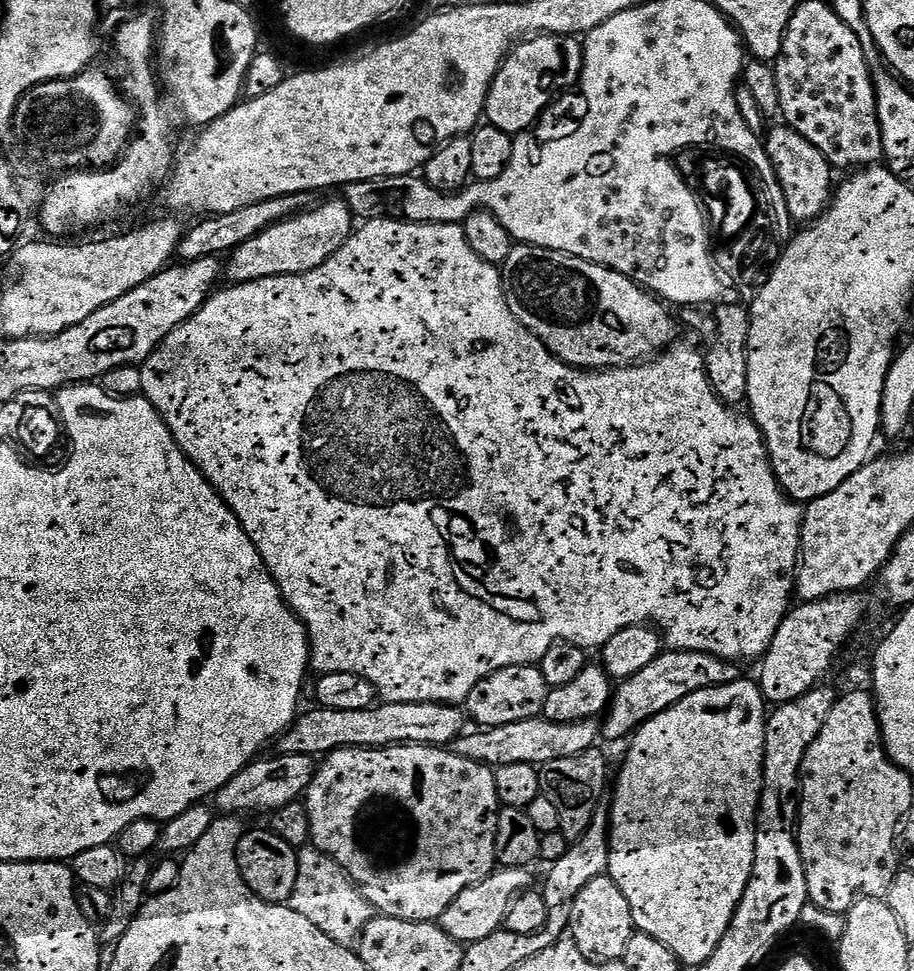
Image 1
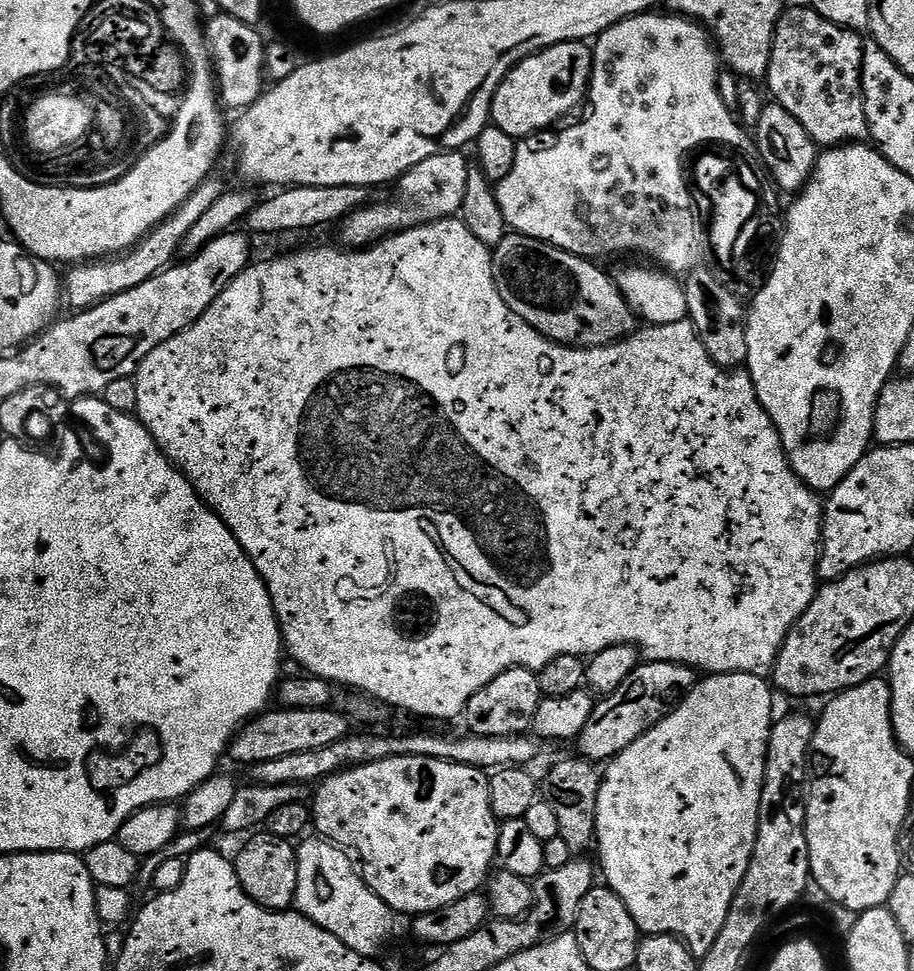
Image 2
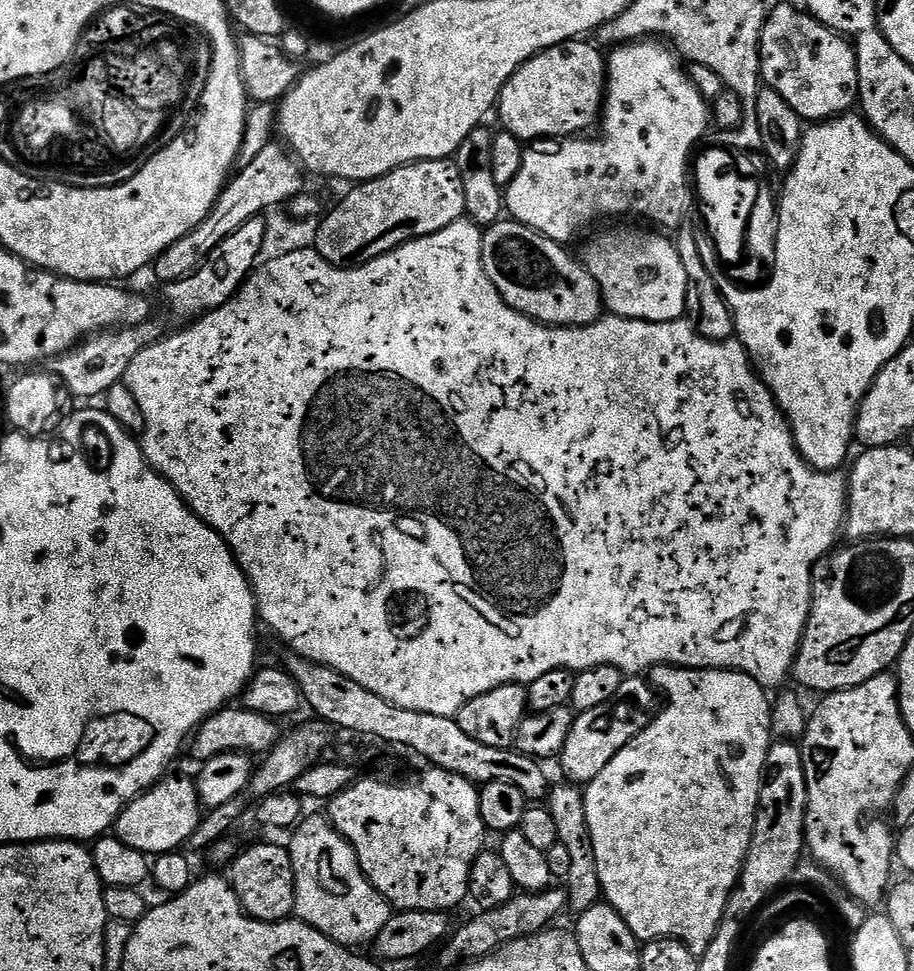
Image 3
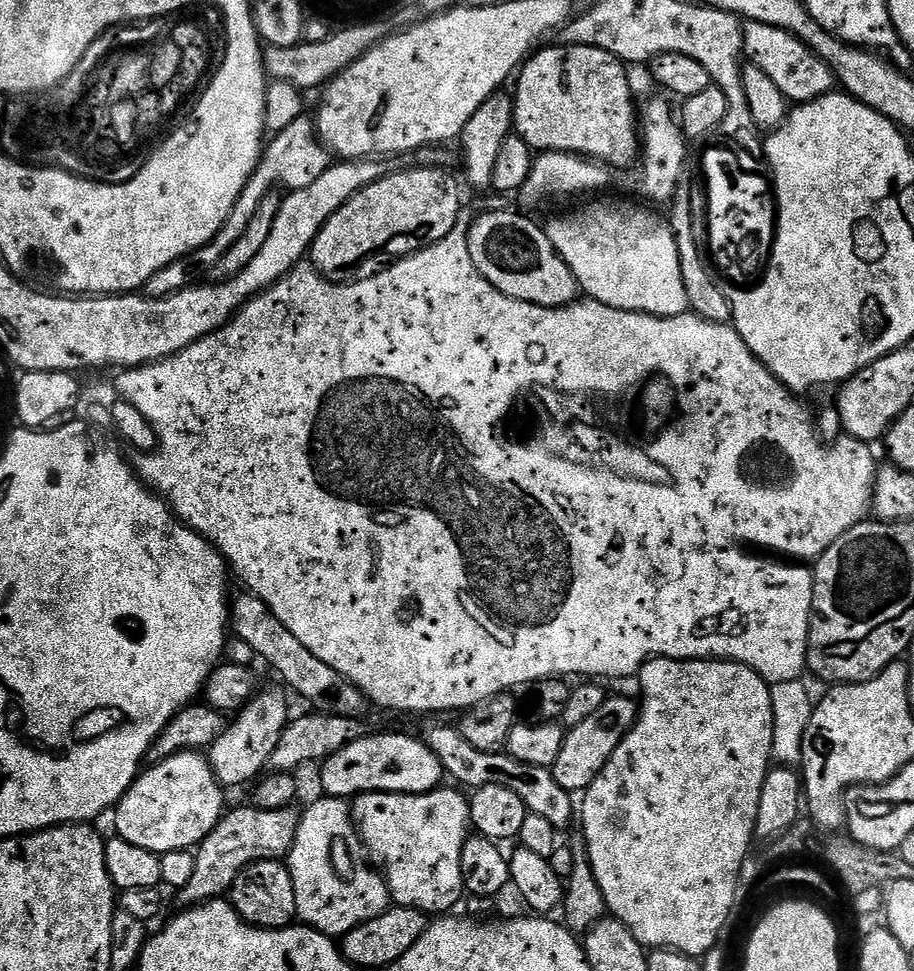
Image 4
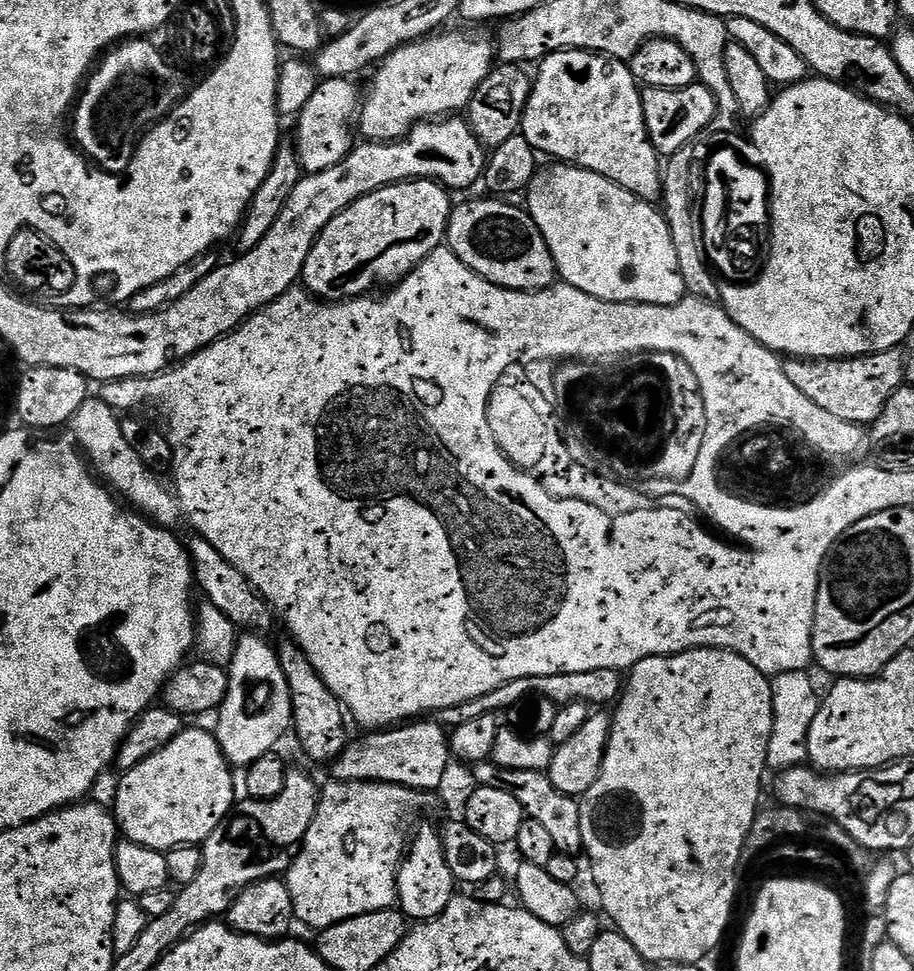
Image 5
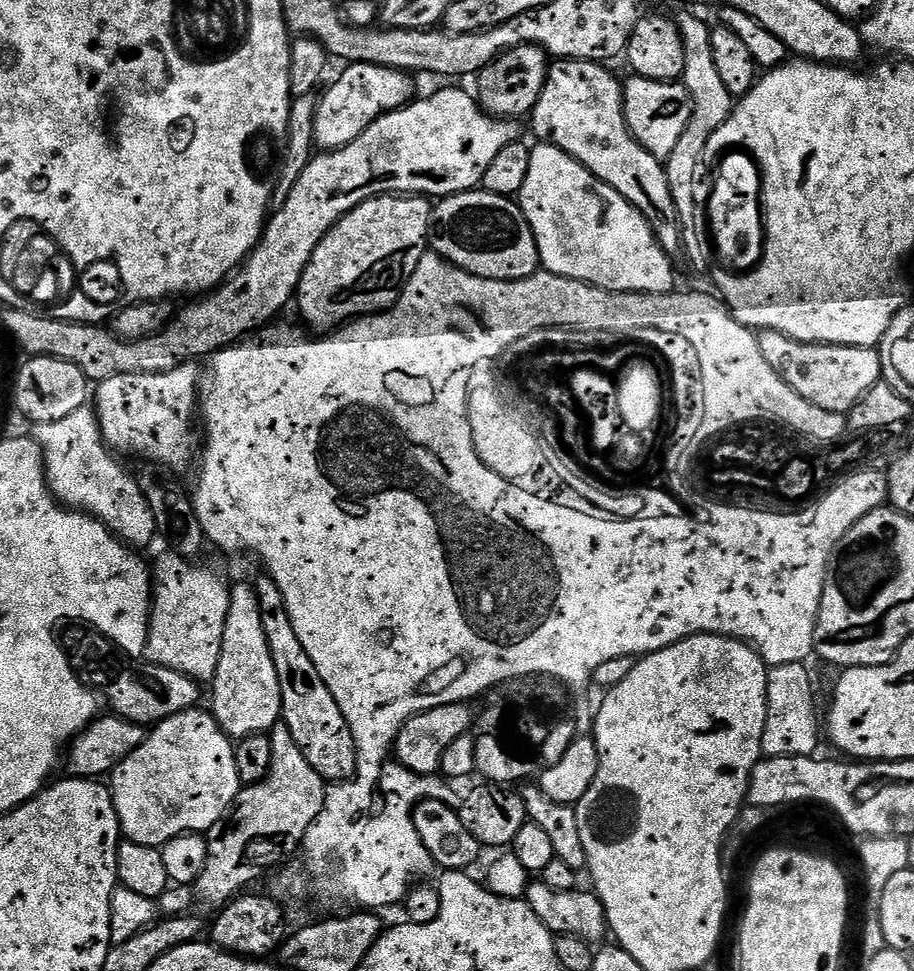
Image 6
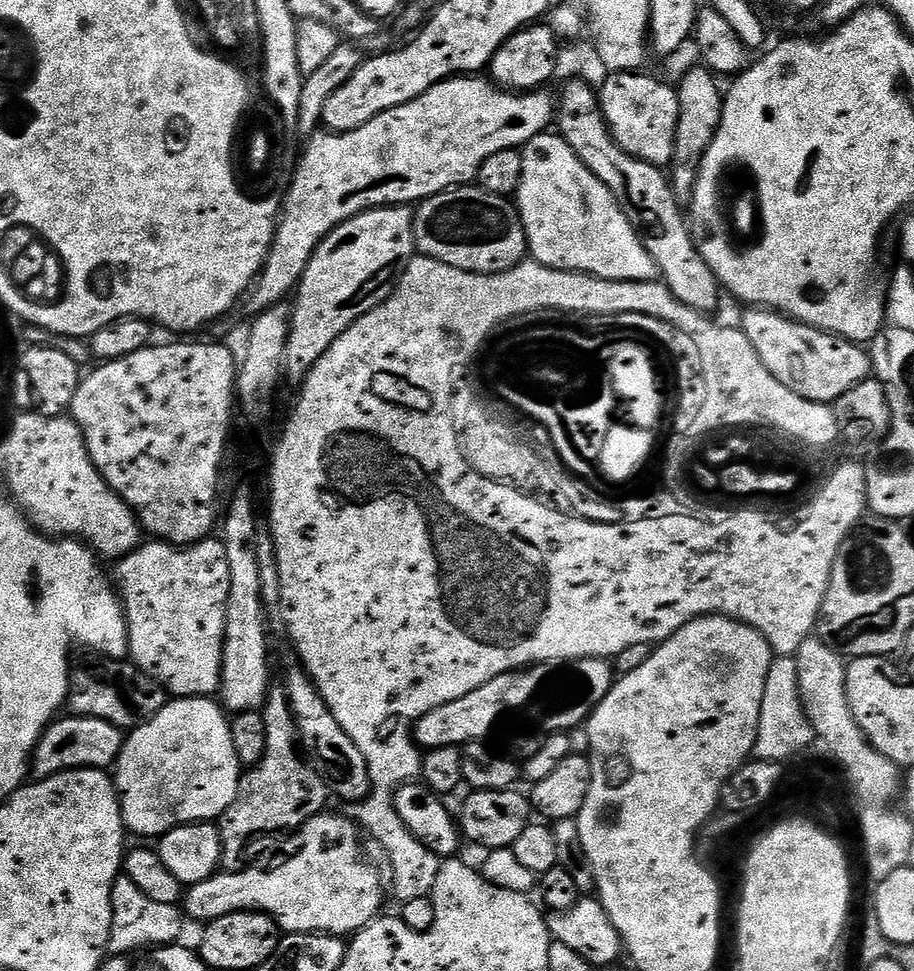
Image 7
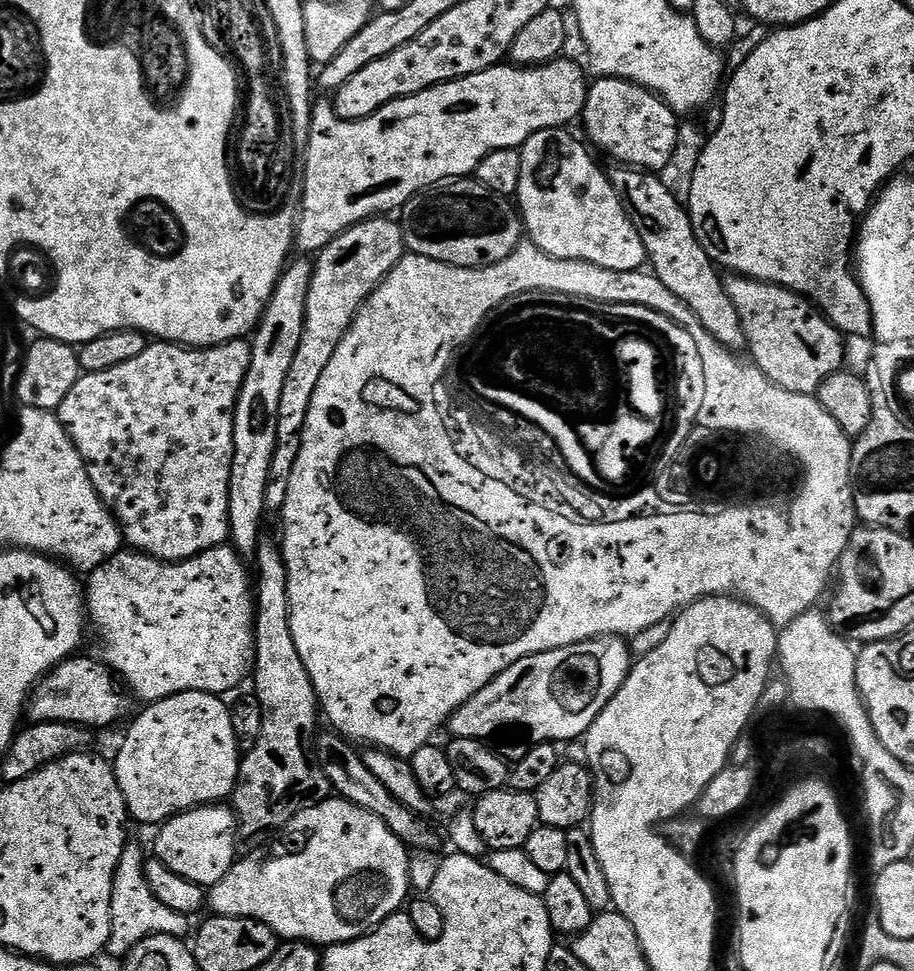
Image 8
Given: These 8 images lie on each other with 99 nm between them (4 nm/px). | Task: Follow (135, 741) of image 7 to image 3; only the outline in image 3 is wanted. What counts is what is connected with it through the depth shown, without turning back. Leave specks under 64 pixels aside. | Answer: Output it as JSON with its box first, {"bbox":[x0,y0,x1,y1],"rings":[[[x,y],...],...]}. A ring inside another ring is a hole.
{"bbox":[114,775,202,854],"rings":[[[165,775],[164,779],[158,781],[147,792],[140,793],[135,800],[130,801],[120,812],[120,817],[116,819],[114,825],[114,834],[122,842],[126,842],[126,846],[134,846],[134,850],[145,854],[159,854],[162,852],[175,852],[187,845],[190,834],[194,834],[194,830],[200,824],[202,815],[200,792],[196,788],[195,779],[189,778],[187,780],[184,776],[172,775]]]}

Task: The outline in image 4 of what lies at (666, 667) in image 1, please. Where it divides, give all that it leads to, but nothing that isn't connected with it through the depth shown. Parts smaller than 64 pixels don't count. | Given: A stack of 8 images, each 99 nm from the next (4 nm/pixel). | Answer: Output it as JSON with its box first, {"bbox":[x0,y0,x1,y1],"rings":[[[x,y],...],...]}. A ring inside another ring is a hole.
{"bbox":[552,695,638,794],"rings":[[[609,695],[602,706],[598,706],[595,714],[590,714],[579,726],[567,729],[564,741],[562,742],[562,754],[552,763],[554,782],[562,786],[562,790],[573,794],[580,794],[587,790],[600,776],[601,770],[610,762],[614,750],[626,738],[626,734],[636,724],[638,715],[638,704],[628,696]]]}

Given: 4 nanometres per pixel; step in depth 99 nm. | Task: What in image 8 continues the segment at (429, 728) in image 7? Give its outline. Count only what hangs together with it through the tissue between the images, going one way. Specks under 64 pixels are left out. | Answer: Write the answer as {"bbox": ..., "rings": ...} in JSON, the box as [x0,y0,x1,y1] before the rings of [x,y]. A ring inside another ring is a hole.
{"bbox":[446,636,633,741],"rings":[[[599,636],[597,640],[538,652],[495,676],[453,716],[447,717],[446,724],[457,740],[487,741],[499,728],[515,720],[529,720],[537,741],[579,741],[610,698],[618,694],[633,663],[629,645],[618,636]]]}

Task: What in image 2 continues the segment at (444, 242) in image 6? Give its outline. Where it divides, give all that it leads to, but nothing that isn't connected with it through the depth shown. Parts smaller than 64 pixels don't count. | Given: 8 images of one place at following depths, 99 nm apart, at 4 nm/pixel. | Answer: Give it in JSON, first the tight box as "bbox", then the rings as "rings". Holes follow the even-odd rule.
{"bbox":[492,231,638,348],"rings":[[[509,231],[508,235],[492,249],[492,273],[498,286],[498,294],[510,306],[518,318],[522,318],[534,330],[538,330],[547,340],[555,344],[566,344],[573,348],[597,348],[625,340],[638,328],[638,317],[628,299],[620,292],[615,279],[600,269],[599,263],[575,256],[566,250],[547,244],[544,240],[524,236],[520,232]]]}

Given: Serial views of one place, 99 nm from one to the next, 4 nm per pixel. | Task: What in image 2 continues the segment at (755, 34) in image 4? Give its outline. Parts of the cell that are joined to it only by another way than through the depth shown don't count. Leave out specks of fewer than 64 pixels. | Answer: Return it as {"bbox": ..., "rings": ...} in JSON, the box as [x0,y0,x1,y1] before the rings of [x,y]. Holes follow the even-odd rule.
{"bbox":[766,7,869,149],"rings":[[[785,7],[774,30],[774,46],[770,50],[770,66],[766,88],[771,99],[781,104],[798,122],[806,134],[821,149],[835,148],[845,142],[869,139],[866,122],[866,102],[862,94],[864,45],[861,33],[840,28],[822,18],[815,8]]]}

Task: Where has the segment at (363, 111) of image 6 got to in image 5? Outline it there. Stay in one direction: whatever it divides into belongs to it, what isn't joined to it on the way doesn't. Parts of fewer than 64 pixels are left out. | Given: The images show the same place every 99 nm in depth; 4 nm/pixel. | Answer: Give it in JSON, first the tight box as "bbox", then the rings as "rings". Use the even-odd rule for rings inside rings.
{"bbox":[295,78,362,173],"rings":[[[352,78],[321,79],[314,90],[314,98],[306,102],[300,111],[296,124],[295,156],[305,173],[330,170],[330,166],[338,166],[354,147],[354,125],[362,103],[362,88]]]}

